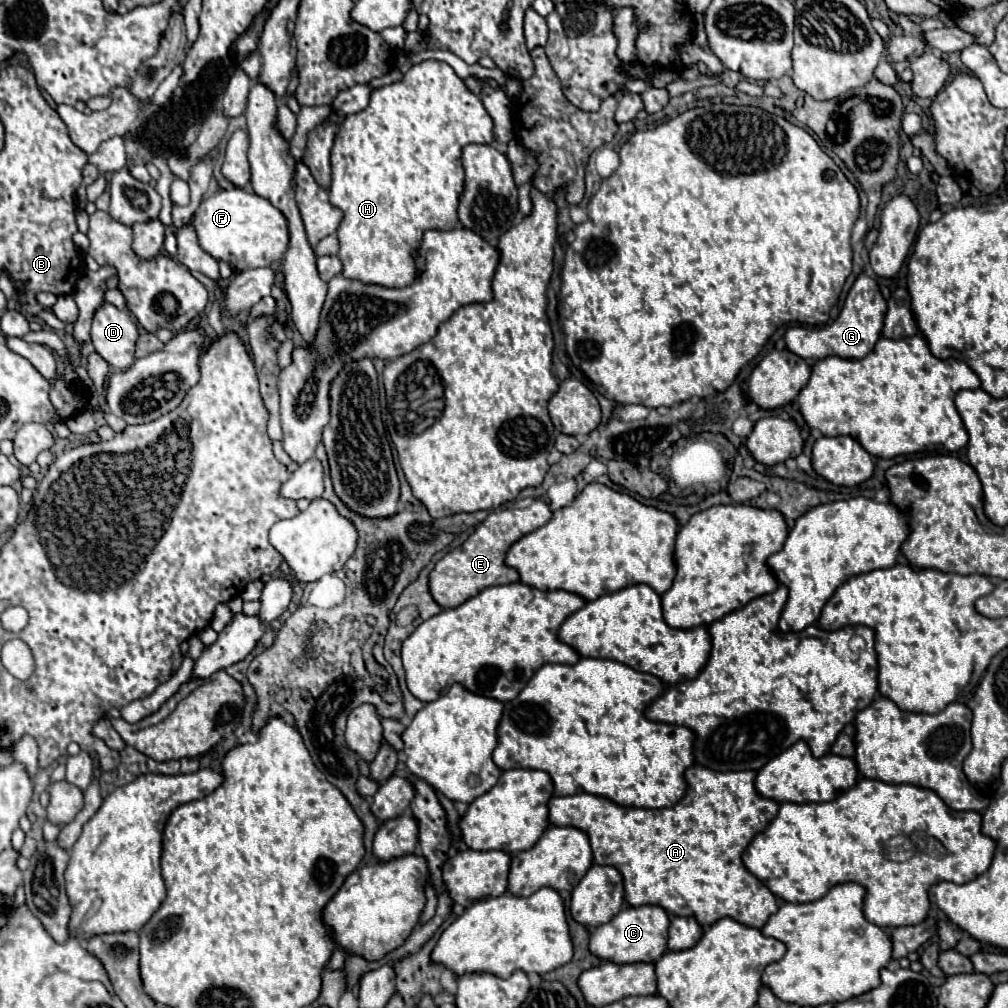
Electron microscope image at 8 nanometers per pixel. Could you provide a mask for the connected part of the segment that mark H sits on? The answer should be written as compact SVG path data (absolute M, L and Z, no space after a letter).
M424 61L418 65L412 65L406 73L404 79L392 85L384 85L380 89L372 91L370 97L370 105L354 115L348 115L344 119L344 123L340 125L336 139L334 139L334 147L332 147L332 185L330 185L330 203L338 209L342 209L344 219L338 227L338 241L340 241L340 261L344 265L344 277L346 279L356 279L364 285L380 285L380 287L408 287L414 283L418 267L416 267L416 253L420 249L422 243L422 235L428 229L454 229L458 225L458 203L460 203L460 195L464 191L464 169L460 163L460 155L462 155L462 147L470 145L470 143L494 143L494 135L492 135L492 121L490 115L486 113L482 101L472 95L464 81L454 73L454 69L448 63L442 61Z

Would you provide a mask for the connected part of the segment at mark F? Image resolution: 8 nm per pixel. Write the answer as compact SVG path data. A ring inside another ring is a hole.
M240 187L232 191L218 191L216 195L202 199L198 211L192 219L198 245L210 253L214 259L226 261L232 269L254 269L270 267L274 261L282 259L288 245L288 225L284 215L270 205L270 201L248 193Z

